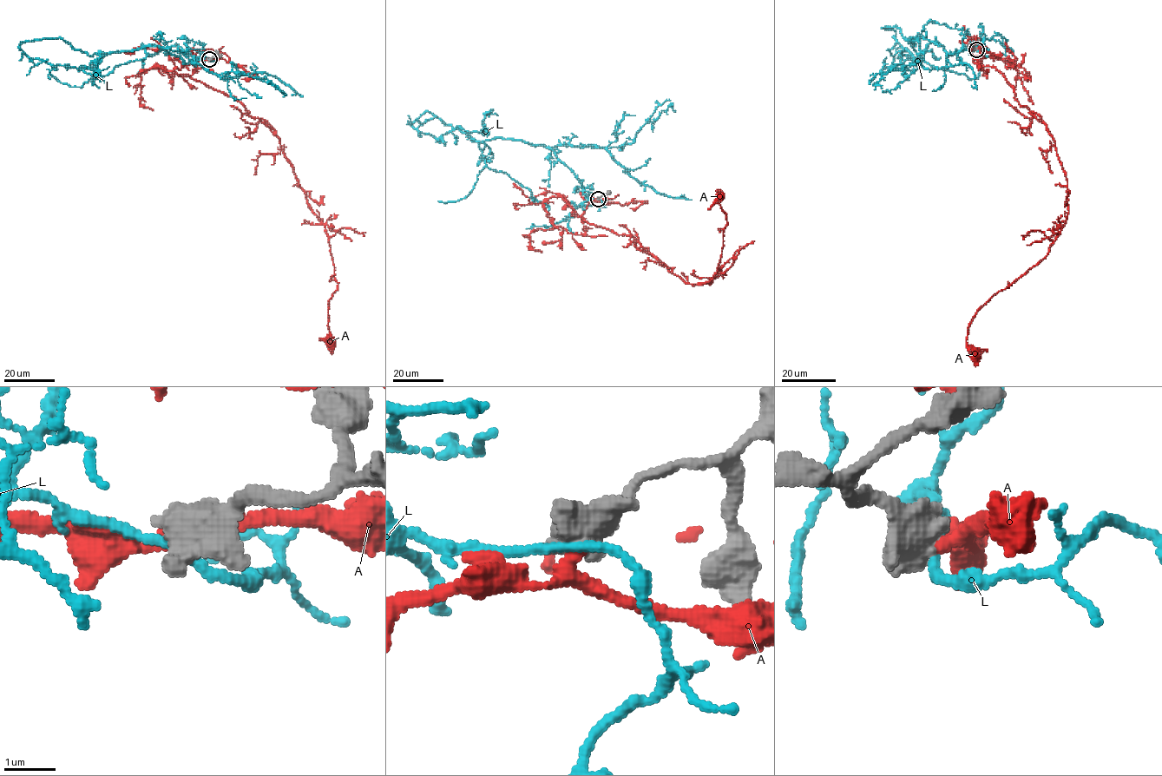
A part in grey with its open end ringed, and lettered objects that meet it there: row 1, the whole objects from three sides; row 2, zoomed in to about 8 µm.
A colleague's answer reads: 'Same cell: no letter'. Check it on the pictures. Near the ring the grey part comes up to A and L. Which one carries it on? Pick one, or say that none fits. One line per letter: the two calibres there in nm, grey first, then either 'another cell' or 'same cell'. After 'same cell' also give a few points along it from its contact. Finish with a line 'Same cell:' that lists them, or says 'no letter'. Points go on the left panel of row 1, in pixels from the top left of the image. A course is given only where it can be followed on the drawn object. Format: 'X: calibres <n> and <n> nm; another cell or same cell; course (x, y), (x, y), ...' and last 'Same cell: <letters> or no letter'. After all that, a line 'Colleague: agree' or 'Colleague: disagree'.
A: calibres 800 and 240 nm; same cell; course (209, 59), (173, 71), (233, 96), (274, 131), (308, 207), (324, 227), (338, 283), (329, 300), (329, 343)
L: calibres 800 and 180 nm; another cell
Same cell: A
Colleague: disagree

